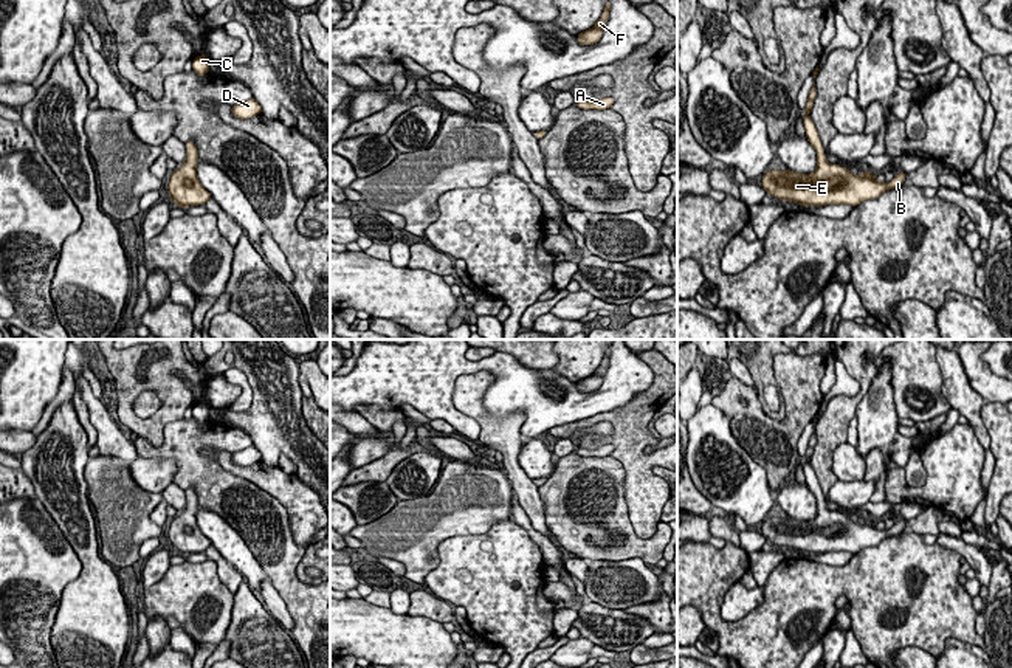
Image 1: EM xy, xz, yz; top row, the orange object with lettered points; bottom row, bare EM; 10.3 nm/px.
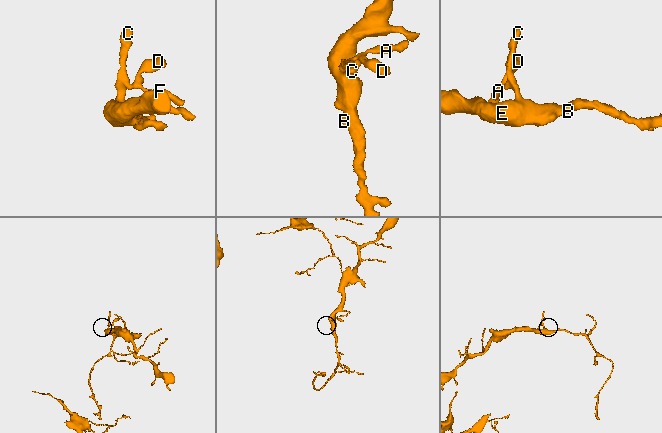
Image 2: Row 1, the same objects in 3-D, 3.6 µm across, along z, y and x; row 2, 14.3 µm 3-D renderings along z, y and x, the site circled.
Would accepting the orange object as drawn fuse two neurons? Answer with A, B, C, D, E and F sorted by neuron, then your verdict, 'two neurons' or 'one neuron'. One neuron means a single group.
A B C D E F; one neuron

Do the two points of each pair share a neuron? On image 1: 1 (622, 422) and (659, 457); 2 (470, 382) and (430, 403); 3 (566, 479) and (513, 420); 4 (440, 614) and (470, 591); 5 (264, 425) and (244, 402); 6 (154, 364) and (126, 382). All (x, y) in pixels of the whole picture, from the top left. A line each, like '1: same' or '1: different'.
1: same
2: different
3: different
4: different
5: different
6: same

